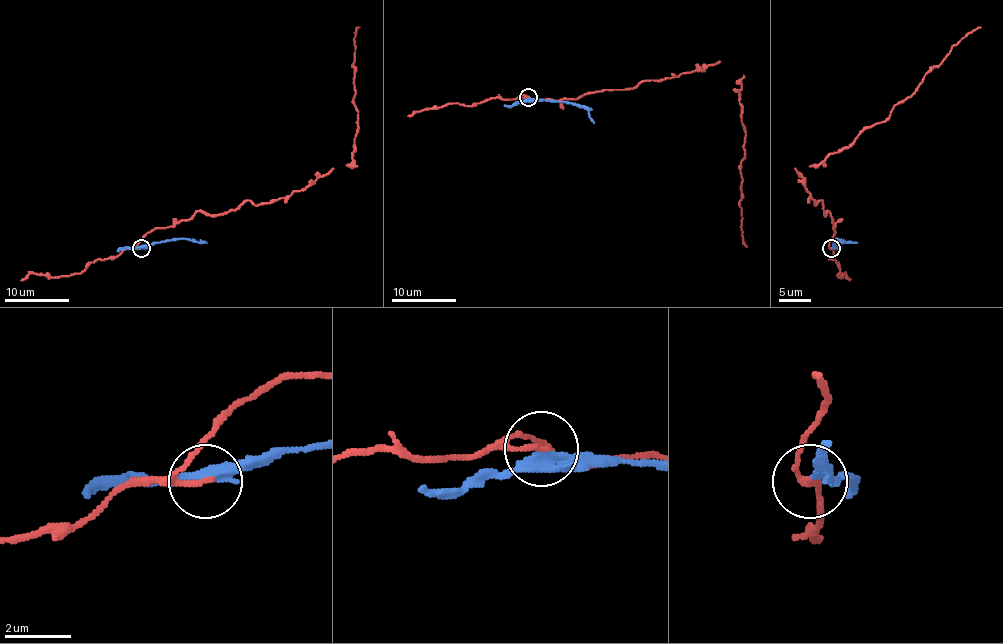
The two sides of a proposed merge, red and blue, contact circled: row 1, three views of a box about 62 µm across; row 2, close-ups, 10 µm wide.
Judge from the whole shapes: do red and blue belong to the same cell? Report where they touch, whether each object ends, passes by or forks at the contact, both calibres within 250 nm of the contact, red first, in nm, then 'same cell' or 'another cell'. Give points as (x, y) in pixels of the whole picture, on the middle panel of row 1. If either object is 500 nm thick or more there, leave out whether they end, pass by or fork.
place (528, 97); red ends; blue forks; calibres 150 and 240 nm; another cell

